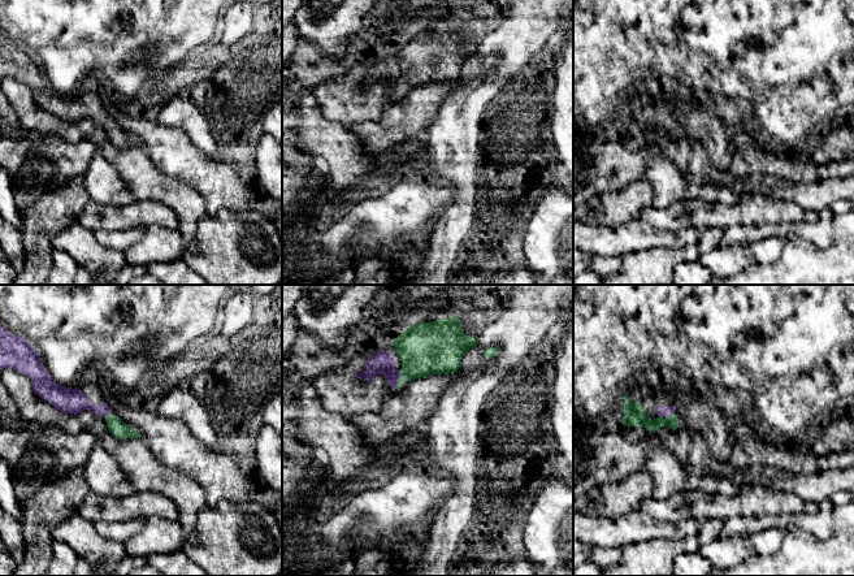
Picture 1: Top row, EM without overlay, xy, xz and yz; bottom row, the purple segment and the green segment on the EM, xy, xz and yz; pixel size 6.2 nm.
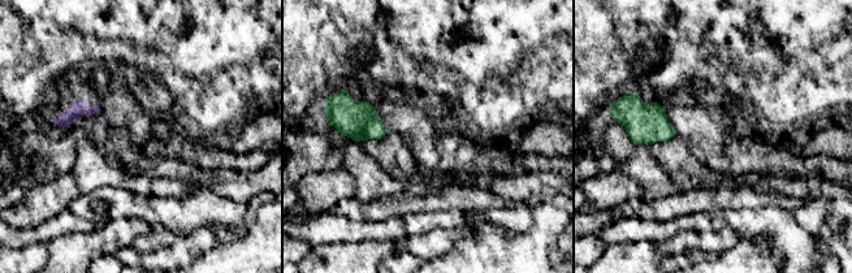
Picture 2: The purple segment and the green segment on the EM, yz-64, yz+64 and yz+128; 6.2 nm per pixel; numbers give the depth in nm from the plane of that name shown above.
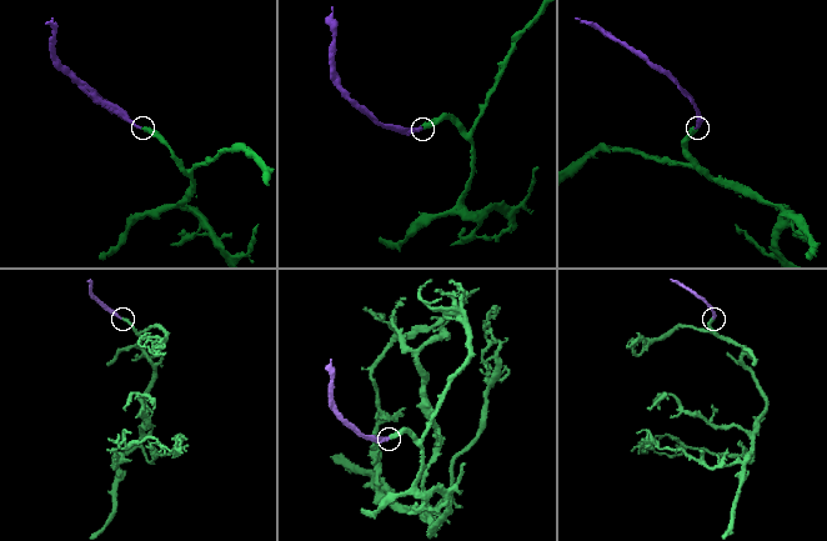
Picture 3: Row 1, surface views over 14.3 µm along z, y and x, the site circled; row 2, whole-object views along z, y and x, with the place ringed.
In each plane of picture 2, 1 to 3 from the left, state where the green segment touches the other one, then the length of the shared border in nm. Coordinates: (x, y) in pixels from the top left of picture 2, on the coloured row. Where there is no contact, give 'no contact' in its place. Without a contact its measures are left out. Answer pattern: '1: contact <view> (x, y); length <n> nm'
1: no contact
2: no contact
3: no contact

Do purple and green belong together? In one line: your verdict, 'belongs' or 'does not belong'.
belongs

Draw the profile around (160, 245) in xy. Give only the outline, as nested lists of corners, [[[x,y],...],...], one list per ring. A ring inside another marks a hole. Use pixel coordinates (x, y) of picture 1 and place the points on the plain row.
[[[152,225],[146,228],[143,239],[123,250],[123,254],[126,264],[136,267],[182,260],[186,252],[198,251],[198,246],[187,242],[178,230]]]

